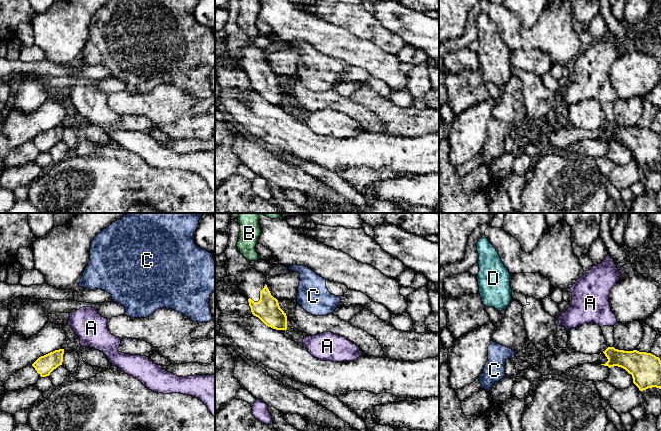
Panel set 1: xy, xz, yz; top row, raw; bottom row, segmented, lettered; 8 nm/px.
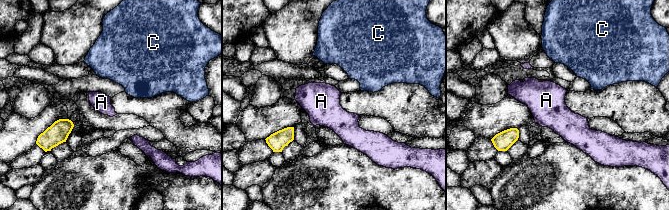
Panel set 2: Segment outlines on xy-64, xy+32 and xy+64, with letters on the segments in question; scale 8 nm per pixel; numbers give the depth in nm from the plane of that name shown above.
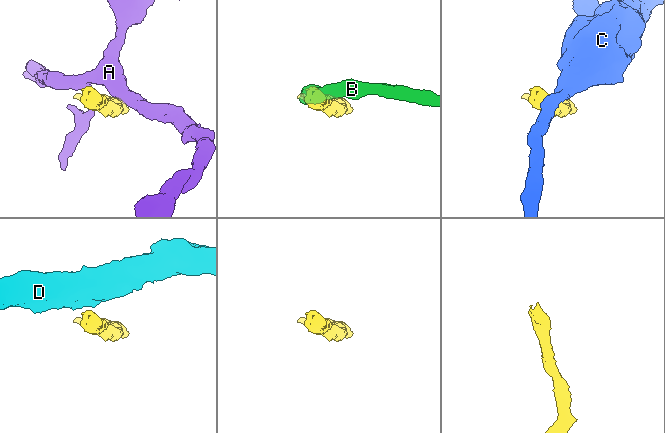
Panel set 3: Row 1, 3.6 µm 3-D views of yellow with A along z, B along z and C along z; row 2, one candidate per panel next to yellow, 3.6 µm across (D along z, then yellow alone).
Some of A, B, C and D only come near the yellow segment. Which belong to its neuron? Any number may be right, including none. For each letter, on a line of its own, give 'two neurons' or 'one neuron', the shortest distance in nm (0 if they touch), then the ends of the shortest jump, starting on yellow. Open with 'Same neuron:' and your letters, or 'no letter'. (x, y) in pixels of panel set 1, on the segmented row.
Same neuron: B
A: two neurons; 140 nm apart; from yellow across xy (63, 349), (80, 344)
B: one neuron; 200 nm apart; from yellow across xz (265, 284), (256, 260)
C: two neurons; 130 nm apart; from yellow across xz (285, 313), (298, 303)
D: two neurons; 850 nm apart; from yellow across yz (603, 351), (511, 299)

